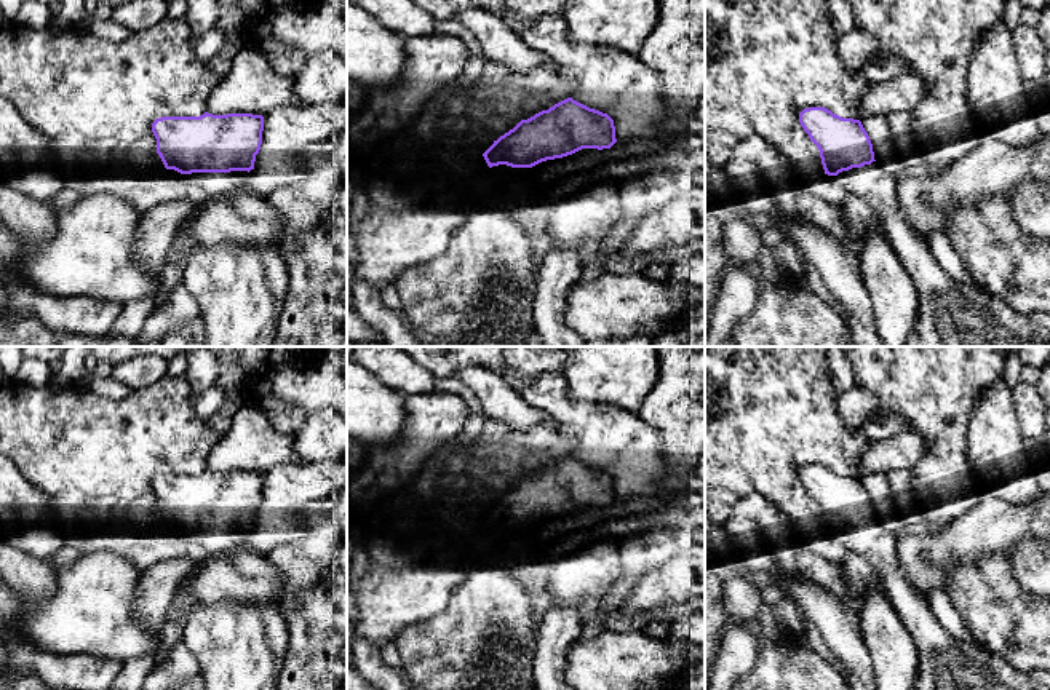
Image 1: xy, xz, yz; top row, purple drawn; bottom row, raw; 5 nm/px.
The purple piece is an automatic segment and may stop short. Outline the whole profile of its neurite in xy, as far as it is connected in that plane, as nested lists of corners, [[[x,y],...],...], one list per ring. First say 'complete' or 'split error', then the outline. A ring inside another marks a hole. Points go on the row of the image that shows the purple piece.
split error; [[[161,117],[152,123],[166,169],[187,174],[209,200],[240,193],[261,150],[264,117]]]

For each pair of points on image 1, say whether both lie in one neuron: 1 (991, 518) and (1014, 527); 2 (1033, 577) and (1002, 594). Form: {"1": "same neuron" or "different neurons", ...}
{"1": "same neuron", "2": "different neurons"}

